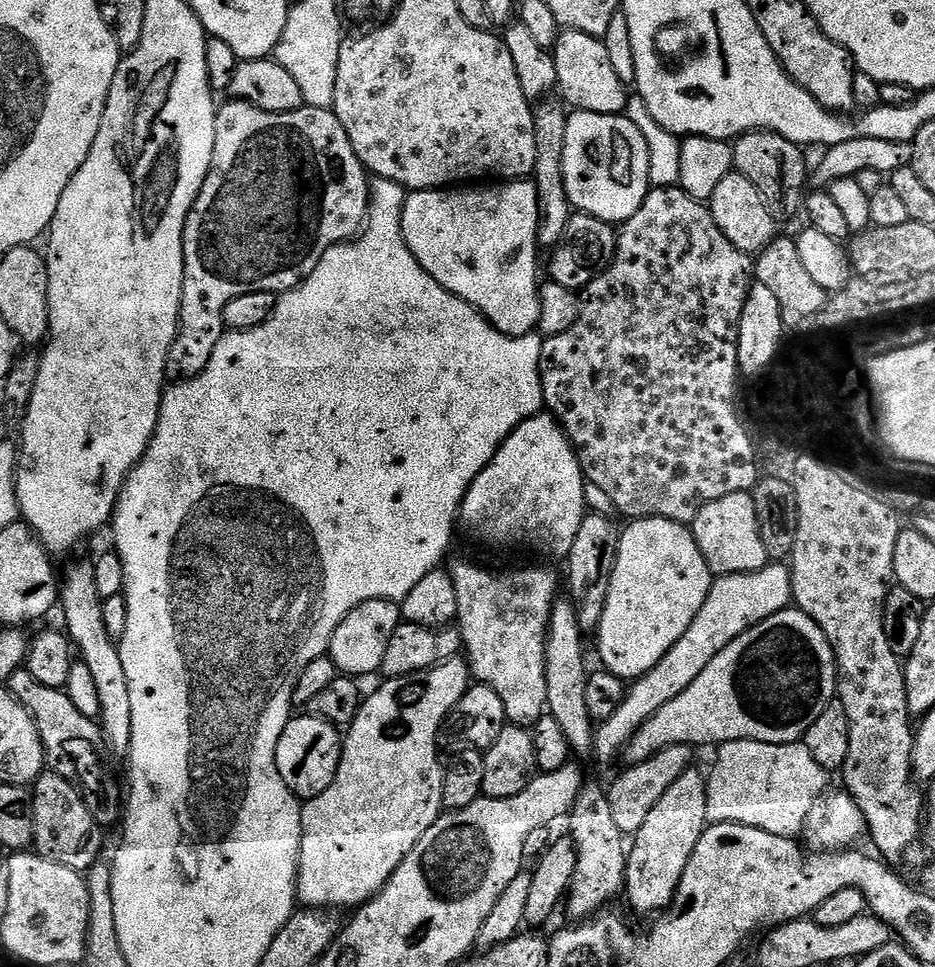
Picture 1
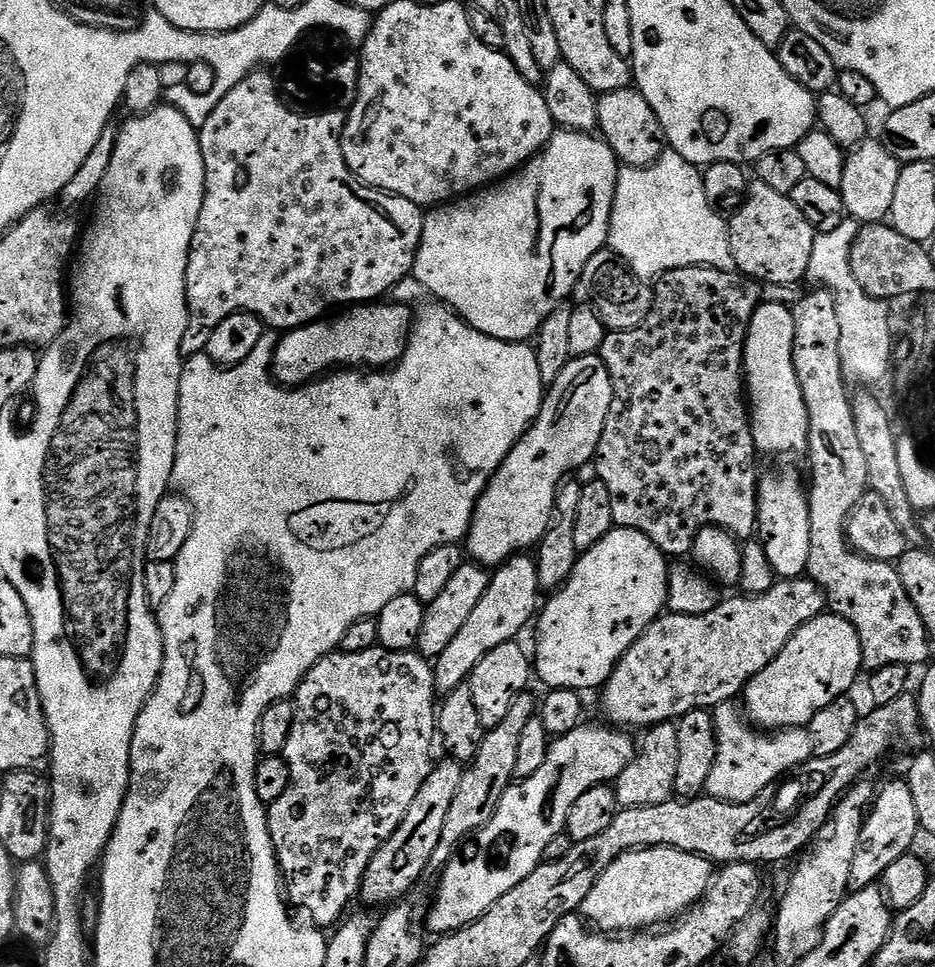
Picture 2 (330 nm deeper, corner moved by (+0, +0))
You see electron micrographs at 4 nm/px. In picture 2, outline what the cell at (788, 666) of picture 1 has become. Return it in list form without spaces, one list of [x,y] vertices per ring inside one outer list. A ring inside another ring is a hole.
[[[835,614],[814,618],[797,630],[782,646],[778,658],[744,687],[743,711],[760,730],[804,728],[822,706],[830,706],[830,702],[851,693],[863,662],[858,634],[846,618]]]

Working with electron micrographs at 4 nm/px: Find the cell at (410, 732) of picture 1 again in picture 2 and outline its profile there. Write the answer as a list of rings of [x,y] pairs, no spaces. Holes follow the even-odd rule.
[[[531,555],[511,556],[505,564],[499,565],[492,572],[492,581],[486,595],[478,601],[478,606],[470,613],[470,619],[463,624],[460,633],[450,641],[450,646],[446,646],[444,653],[436,657],[434,671],[437,689],[444,694],[454,690],[459,684],[467,681],[474,666],[478,666],[478,662],[482,662],[482,658],[490,654],[490,650],[513,643],[517,639],[516,635],[527,626],[528,619],[529,624],[533,619],[538,601],[541,599],[540,595],[542,596],[542,589],[538,582],[536,561]]]

